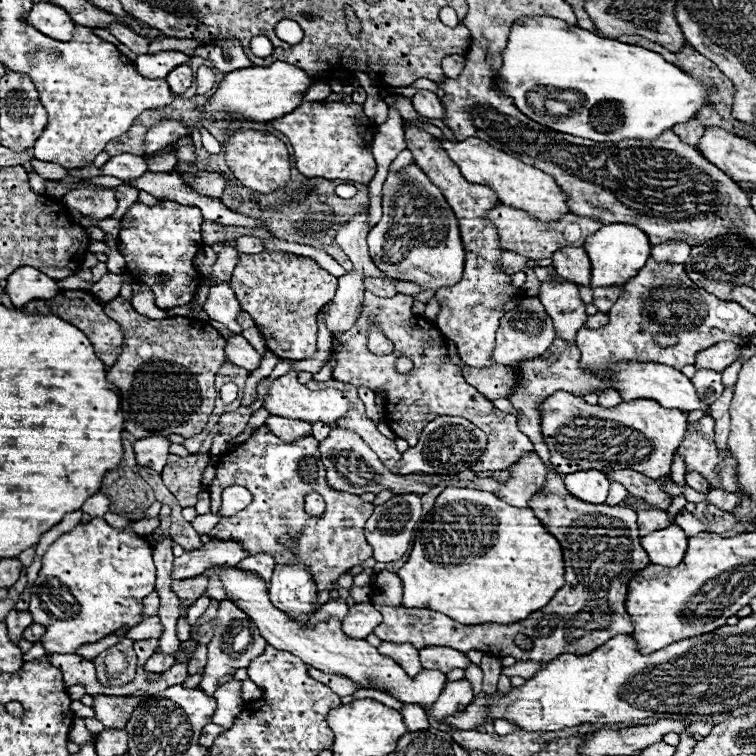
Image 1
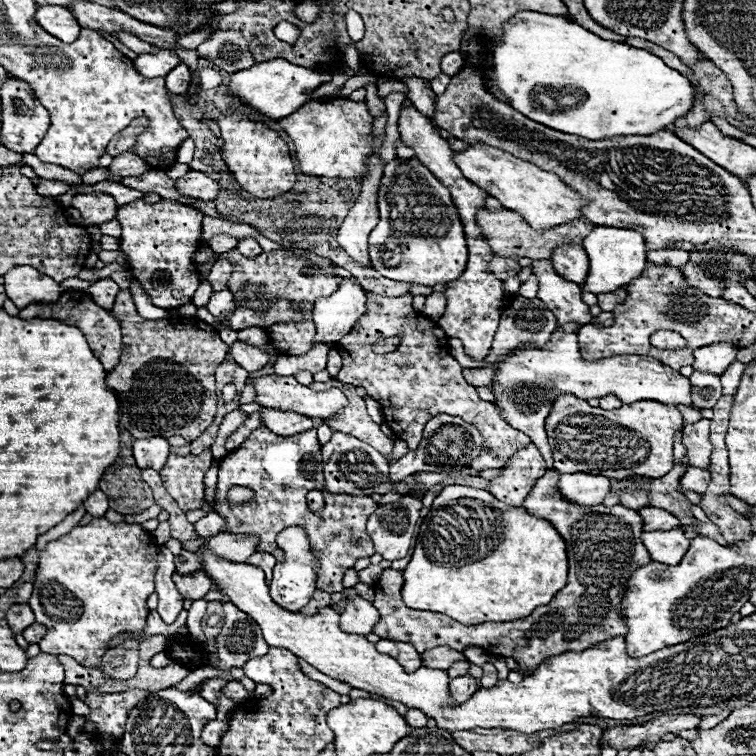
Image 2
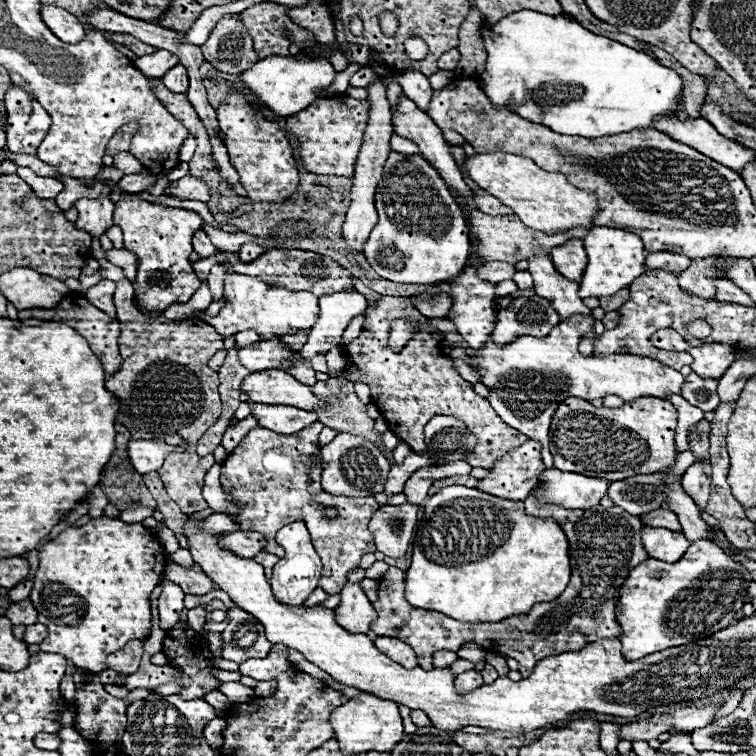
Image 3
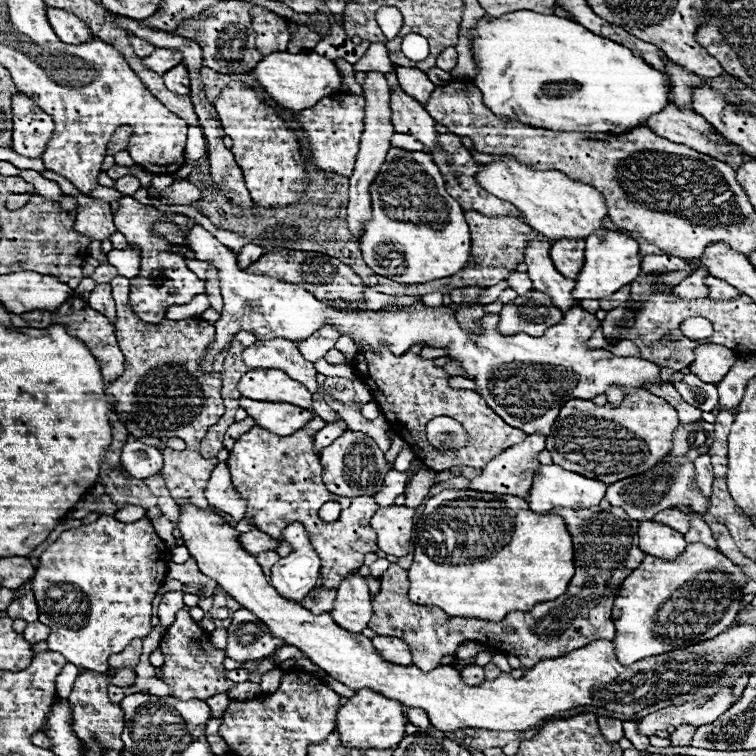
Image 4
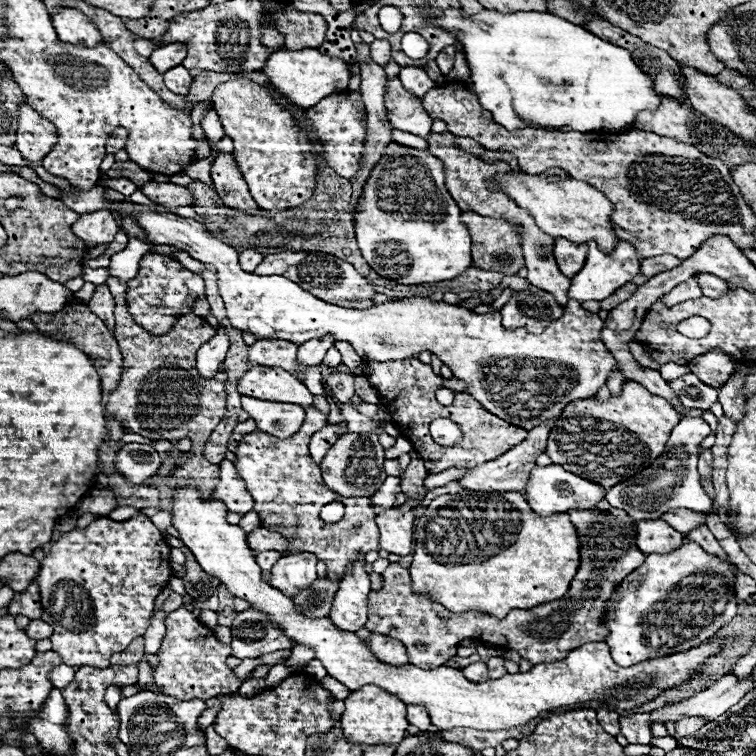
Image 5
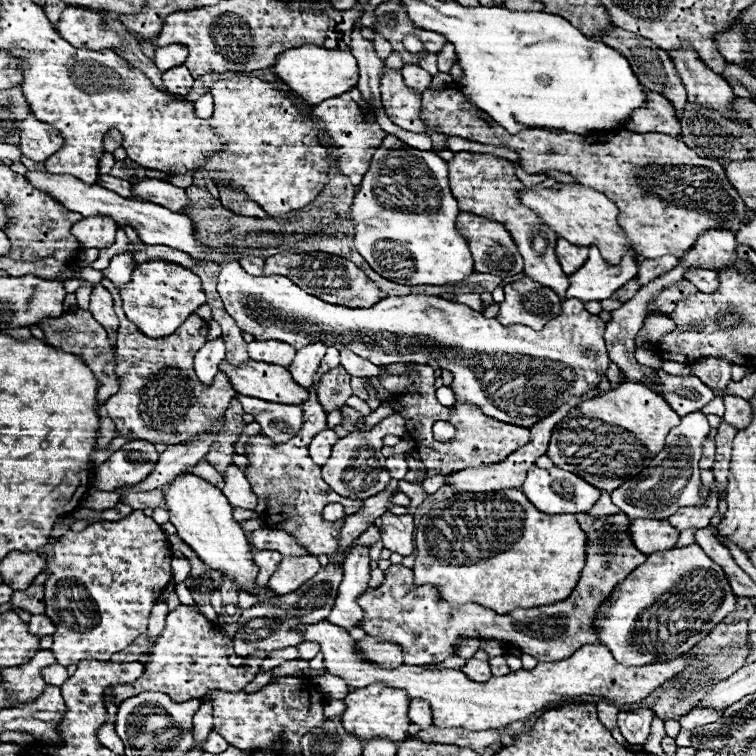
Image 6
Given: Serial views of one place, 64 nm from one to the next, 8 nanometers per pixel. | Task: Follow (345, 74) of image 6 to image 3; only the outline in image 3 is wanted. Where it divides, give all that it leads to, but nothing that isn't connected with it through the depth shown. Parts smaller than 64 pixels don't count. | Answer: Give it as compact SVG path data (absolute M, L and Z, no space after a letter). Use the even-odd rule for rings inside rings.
M270 56L258 60L250 70L242 72L240 80L244 84L244 90L268 110L272 110L276 116L290 116L310 106L310 102L314 102L320 96L320 92L334 82L334 76L336 72L332 64L320 56L306 56L300 60L286 56Z

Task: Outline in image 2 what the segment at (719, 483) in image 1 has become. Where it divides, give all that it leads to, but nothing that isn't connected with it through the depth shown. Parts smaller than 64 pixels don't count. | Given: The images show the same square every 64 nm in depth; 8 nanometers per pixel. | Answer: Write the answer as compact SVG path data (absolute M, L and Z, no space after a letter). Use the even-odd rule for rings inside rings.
M702 418L696 424L684 426L682 440L684 440L684 446L686 446L688 466L708 470L710 468L710 454L712 454L710 420Z

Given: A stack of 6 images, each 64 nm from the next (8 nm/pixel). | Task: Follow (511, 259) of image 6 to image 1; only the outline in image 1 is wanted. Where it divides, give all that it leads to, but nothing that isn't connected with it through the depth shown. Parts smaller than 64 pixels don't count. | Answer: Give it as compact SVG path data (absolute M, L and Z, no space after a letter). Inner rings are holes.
M498 204L494 210L490 210L488 218L496 224L498 228L498 236L500 236L500 248L502 250L512 250L518 254L528 256L530 260L544 260L550 258L556 250L564 248L564 246L582 246L582 242L594 234L594 230L598 230L602 226L602 222L594 220L594 218L586 218L586 216L576 216L572 212L564 214L560 220L554 222L538 222L536 218L532 218L530 214L526 214L524 210L512 208L512 206L504 206Z

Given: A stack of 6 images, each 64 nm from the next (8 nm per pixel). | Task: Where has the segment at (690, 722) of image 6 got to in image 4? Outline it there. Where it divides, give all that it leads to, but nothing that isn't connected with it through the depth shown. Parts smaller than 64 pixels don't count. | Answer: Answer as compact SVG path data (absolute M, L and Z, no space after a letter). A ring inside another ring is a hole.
M692 726L676 728L676 730L670 734L670 744L672 744L672 746L690 746L692 734L694 734L694 728L692 728Z

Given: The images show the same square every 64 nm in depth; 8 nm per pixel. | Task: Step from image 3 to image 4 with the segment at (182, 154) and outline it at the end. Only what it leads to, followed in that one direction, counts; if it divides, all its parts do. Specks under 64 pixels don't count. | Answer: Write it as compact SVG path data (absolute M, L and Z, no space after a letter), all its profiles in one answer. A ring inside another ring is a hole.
M188 127L187 144L185 146L186 160L197 160L207 154L207 141L201 137L201 127Z

